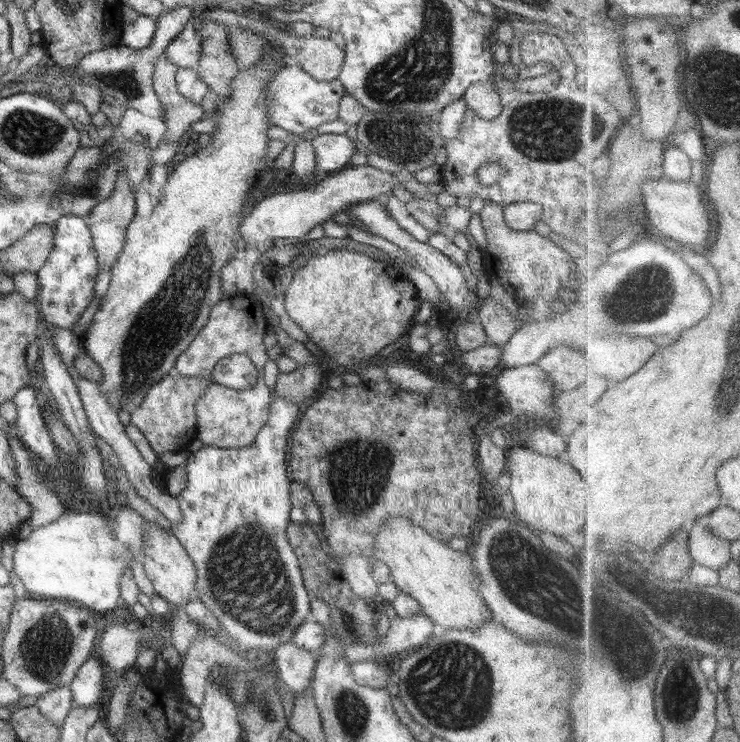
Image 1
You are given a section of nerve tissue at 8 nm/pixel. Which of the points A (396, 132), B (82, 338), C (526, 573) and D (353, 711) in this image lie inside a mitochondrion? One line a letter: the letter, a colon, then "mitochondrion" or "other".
A: mitochondrion
B: other
C: mitochondrion
D: mitochondrion

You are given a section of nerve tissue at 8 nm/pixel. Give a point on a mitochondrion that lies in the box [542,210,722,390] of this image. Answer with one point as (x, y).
(648, 290)

